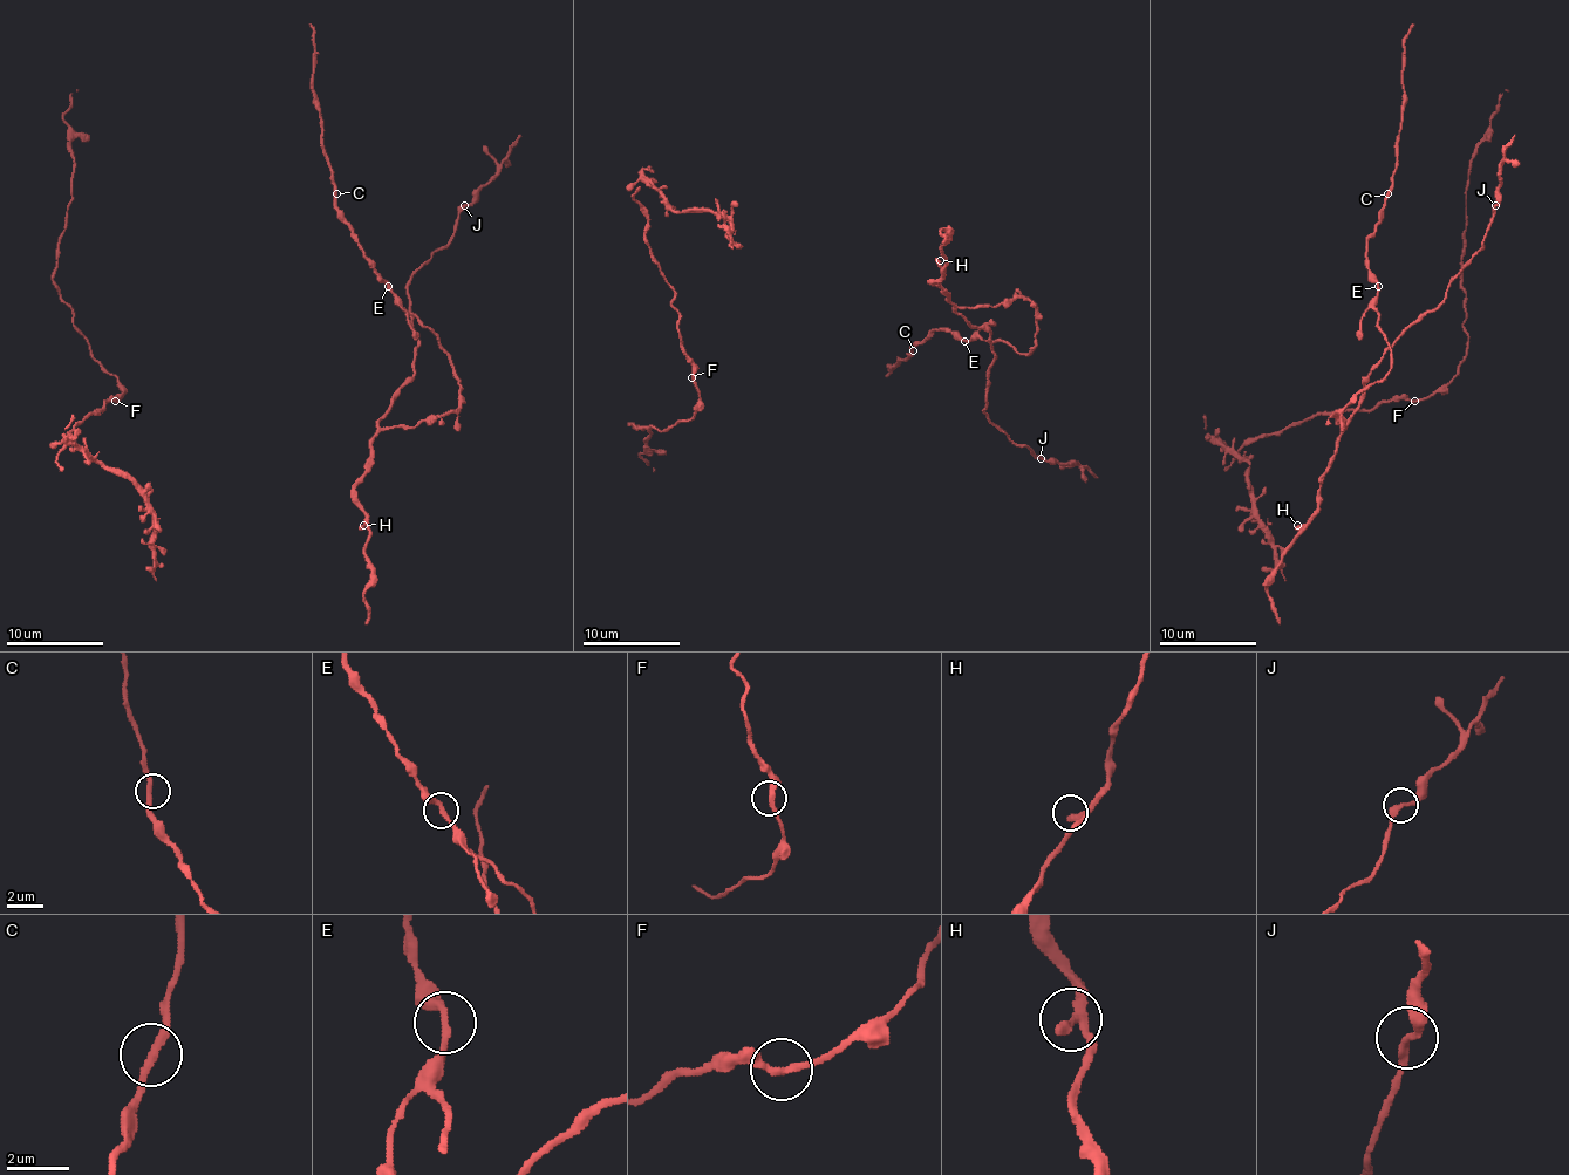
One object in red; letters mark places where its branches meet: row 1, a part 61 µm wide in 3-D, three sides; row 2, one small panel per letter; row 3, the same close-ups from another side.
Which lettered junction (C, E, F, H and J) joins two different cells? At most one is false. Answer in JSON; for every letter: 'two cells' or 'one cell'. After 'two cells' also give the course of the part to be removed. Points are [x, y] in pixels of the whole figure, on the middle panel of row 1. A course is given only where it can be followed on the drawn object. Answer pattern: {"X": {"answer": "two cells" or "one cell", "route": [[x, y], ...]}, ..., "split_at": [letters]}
{"C": {"answer": "one cell"}, "E": {"answer": "one cell"}, "F": {"answer": "one cell"}, "H": {"answer": "one cell"}, "J": {"answer": "two cells", "route": [[1039, 457], [1076, 462], [1098, 477]]}, "split_at": ["J"]}

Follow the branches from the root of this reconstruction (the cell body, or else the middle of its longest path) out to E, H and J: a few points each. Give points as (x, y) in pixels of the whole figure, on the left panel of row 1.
E: (334, 193), (339, 218), (349, 227), (373, 272), (388, 286)
H: (334, 193), (368, 265), (436, 337), (461, 386), (451, 412), (373, 439), (356, 486), (363, 525)
J: (334, 193), (461, 386), (451, 412), (381, 428), (413, 376), (407, 281), (463, 206)

